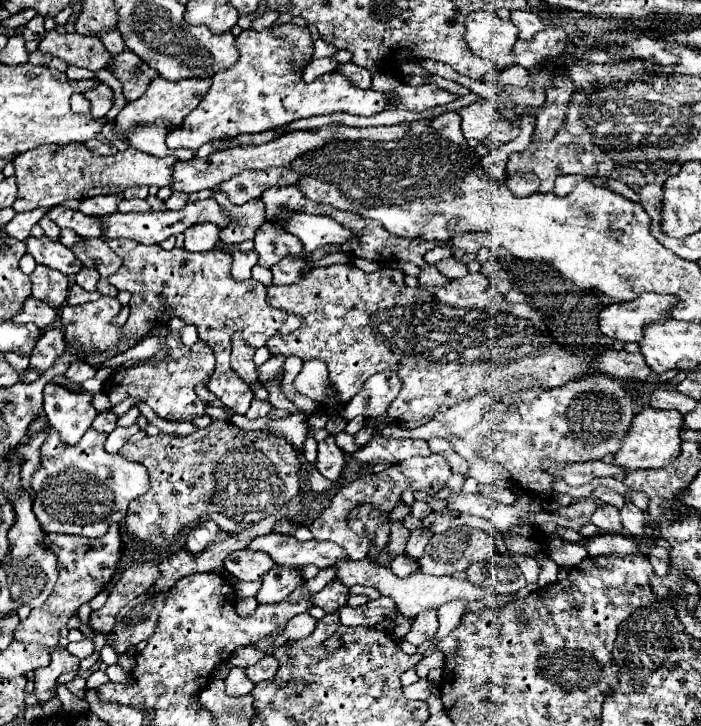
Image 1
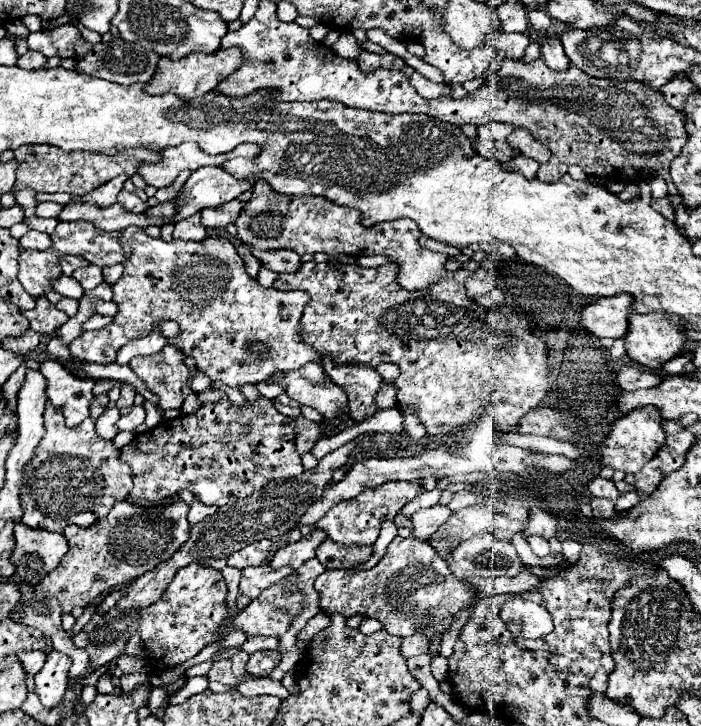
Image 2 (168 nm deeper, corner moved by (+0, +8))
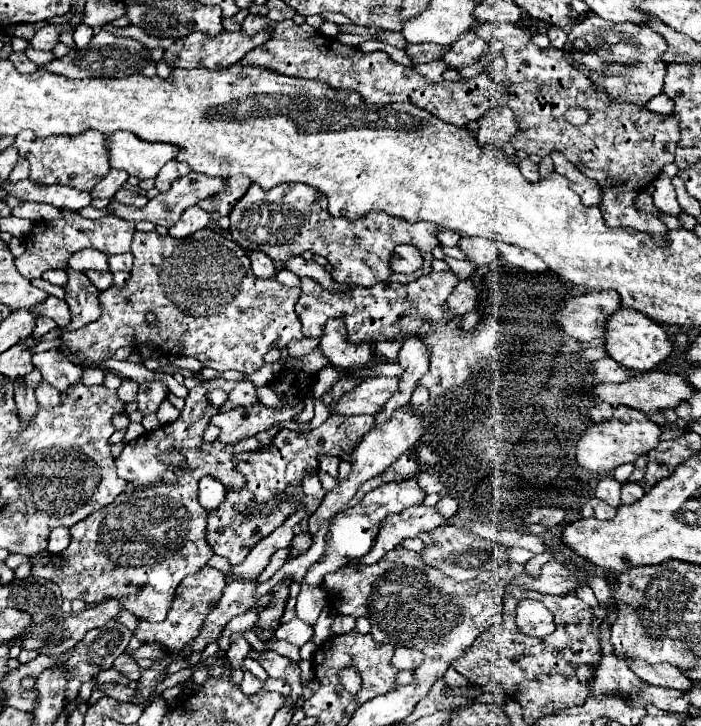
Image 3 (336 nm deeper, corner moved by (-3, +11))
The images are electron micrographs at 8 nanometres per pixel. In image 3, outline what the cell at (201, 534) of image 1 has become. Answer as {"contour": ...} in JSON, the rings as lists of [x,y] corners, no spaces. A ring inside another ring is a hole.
{"contour":[[[215,477],[199,479],[199,501],[207,511],[221,505],[223,499],[225,499],[225,487],[221,481],[215,481]]]}

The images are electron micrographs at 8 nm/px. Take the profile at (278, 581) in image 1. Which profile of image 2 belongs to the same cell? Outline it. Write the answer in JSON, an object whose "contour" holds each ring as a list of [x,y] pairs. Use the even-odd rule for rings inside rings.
{"contour":[[[314,530],[308,536],[302,536],[298,542],[294,544],[286,544],[280,550],[276,550],[274,558],[270,560],[272,568],[284,568],[284,566],[292,566],[294,570],[298,570],[306,560],[314,558],[316,554],[316,546],[326,540],[326,534],[322,530]]]}

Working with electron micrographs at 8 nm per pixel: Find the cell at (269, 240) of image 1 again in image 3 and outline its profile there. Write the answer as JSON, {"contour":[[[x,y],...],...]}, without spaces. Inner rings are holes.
{"contour":[[[293,257],[293,259],[289,259],[289,261],[285,263],[285,267],[287,267],[289,271],[293,271],[297,277],[309,277],[309,279],[321,283],[327,291],[347,291],[347,289],[351,287],[351,285],[343,285],[343,283],[333,281],[331,275],[329,275],[329,271],[327,271],[323,265],[319,265],[319,263],[315,263],[315,261],[305,261],[303,257]]]}

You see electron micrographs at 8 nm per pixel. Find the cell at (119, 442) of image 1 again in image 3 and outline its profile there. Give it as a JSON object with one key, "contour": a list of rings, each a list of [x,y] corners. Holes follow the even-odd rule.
{"contour":[[[145,381],[145,383],[141,383],[139,395],[137,395],[139,411],[143,415],[157,411],[167,395],[169,395],[169,387],[167,387],[165,381]]]}

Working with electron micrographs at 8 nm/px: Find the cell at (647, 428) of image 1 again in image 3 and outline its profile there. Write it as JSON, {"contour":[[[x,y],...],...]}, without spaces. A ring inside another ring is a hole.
{"contour":[[[619,407],[609,421],[591,425],[577,443],[577,463],[589,471],[613,471],[623,463],[637,461],[639,455],[655,449],[661,429],[647,419],[643,411],[631,407]]]}

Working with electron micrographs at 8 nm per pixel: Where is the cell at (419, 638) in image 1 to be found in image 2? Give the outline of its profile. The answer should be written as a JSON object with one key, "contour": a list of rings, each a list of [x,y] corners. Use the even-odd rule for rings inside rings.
{"contour":[[[414,632],[412,636],[402,640],[402,656],[410,658],[410,656],[418,656],[418,654],[426,654],[428,652],[428,640],[424,636],[424,632]]]}

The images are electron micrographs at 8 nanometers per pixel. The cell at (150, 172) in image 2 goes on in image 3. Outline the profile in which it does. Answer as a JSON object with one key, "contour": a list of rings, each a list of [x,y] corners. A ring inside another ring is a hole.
{"contour":[[[127,131],[109,133],[105,137],[107,137],[111,167],[125,169],[129,175],[135,175],[139,181],[157,177],[159,169],[167,161],[175,159],[175,155],[179,153],[179,147],[175,145],[139,141],[139,137]]]}

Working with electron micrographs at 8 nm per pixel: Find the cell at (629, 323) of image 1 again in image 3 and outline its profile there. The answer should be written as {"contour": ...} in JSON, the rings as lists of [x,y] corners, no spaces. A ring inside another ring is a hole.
{"contour":[[[591,291],[577,295],[557,311],[557,325],[569,337],[589,343],[601,337],[601,323],[617,311],[615,291]]]}

